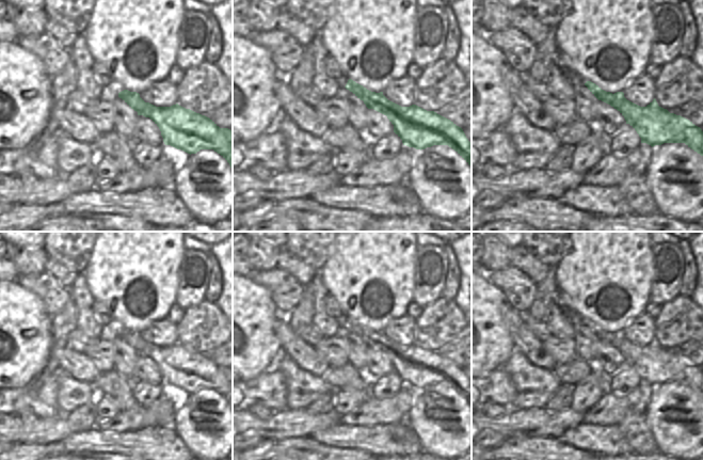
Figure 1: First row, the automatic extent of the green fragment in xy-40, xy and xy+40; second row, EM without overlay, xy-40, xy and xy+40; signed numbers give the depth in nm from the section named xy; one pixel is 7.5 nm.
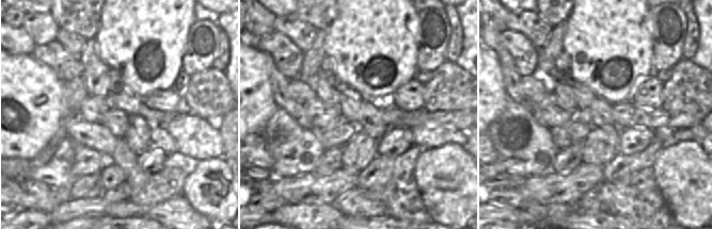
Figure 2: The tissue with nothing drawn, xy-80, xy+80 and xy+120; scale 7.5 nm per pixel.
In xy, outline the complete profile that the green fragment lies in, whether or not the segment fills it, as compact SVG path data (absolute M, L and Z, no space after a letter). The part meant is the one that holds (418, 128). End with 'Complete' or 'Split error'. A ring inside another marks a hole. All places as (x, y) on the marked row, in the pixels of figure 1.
M331 55L325 59L325 72L340 88L346 88L363 100L368 109L386 115L403 145L420 150L433 145L448 145L472 168L472 143L463 129L450 120L416 105L401 107L388 100L383 92L376 93L367 90L349 79Z. Split error

